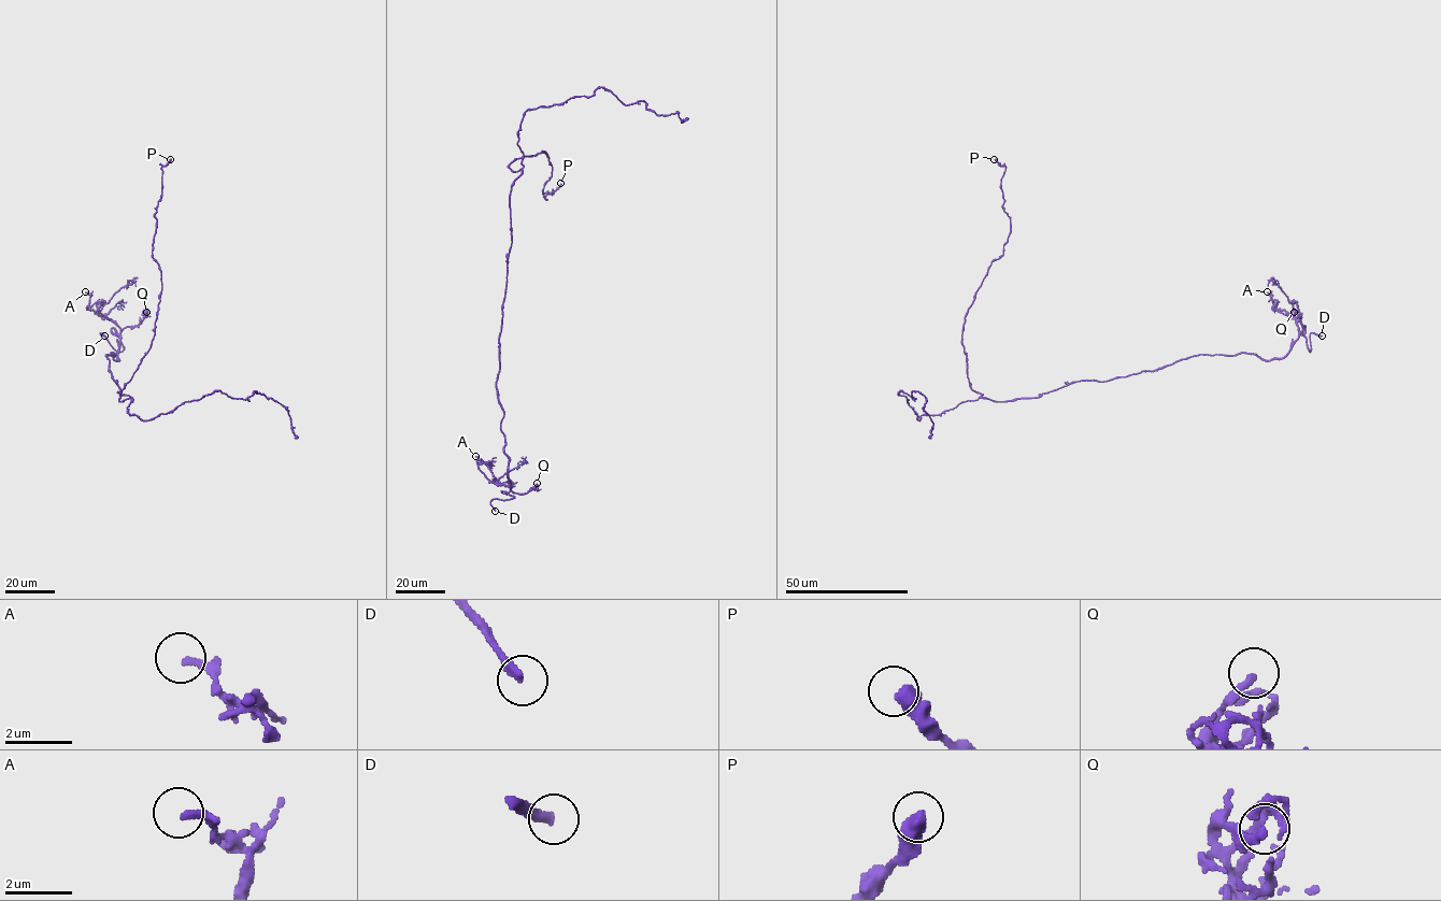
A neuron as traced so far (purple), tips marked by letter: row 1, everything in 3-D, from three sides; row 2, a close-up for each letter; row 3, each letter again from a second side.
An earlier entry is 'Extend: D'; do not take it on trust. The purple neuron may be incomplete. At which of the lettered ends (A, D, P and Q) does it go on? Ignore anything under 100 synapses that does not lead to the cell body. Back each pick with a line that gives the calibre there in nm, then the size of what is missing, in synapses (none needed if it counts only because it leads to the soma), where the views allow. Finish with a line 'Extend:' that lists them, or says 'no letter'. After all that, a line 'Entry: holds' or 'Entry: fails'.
D: Thickness 240 nm
Extend: D
Entry: holds

